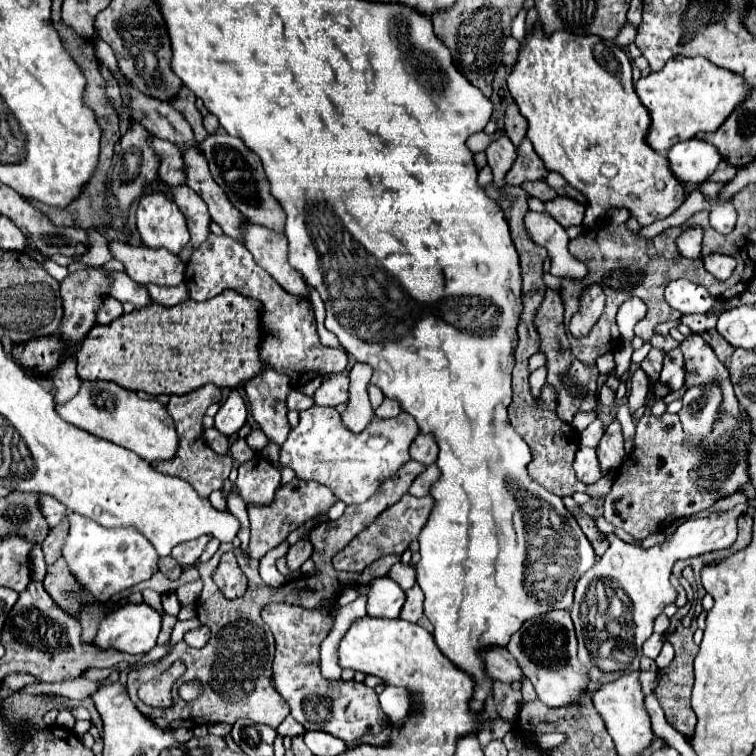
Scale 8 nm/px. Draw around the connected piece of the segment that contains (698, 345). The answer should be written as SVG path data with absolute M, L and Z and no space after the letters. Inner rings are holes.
M695 333L693 337L687 337L681 343L681 351L685 357L685 385L707 385L707 381L719 381L719 387L723 389L723 403L721 411L727 411L731 415L739 415L739 403L735 399L735 393L731 389L729 371L725 365L715 357L713 349Z

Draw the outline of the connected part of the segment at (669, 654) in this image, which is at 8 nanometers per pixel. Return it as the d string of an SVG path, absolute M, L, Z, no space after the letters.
M665 643L665 645L663 645L663 649L661 649L661 653L659 653L659 655L657 655L657 659L655 659L657 667L659 667L659 669L667 667L667 665L673 661L673 655L675 655L675 651L671 649L671 643Z

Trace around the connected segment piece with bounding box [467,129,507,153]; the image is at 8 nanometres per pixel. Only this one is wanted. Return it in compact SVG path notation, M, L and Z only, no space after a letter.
M499 129L495 135L475 133L475 135L471 135L471 137L467 139L467 147L469 147L473 153L477 153L477 151L485 151L485 149L495 141L495 139L499 139L499 137L503 137L503 135L507 135L505 129Z

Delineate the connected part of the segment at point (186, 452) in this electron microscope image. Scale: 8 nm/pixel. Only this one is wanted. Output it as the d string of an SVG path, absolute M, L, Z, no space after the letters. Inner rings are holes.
M213 383L203 385L203 387L199 387L199 389L191 391L191 393L185 393L185 395L173 395L169 405L167 405L167 411L169 411L169 415L173 417L173 421L177 425L179 451L177 451L175 459L171 459L171 461L151 463L157 471L167 473L167 475L175 475L175 477L191 483L201 497L209 497L213 491L223 489L223 481L229 477L231 467L233 467L231 457L217 455L203 441L203 423L201 423L203 415L205 415L209 405L219 403L219 401L221 401L221 389L217 389L217 385L213 385Z

